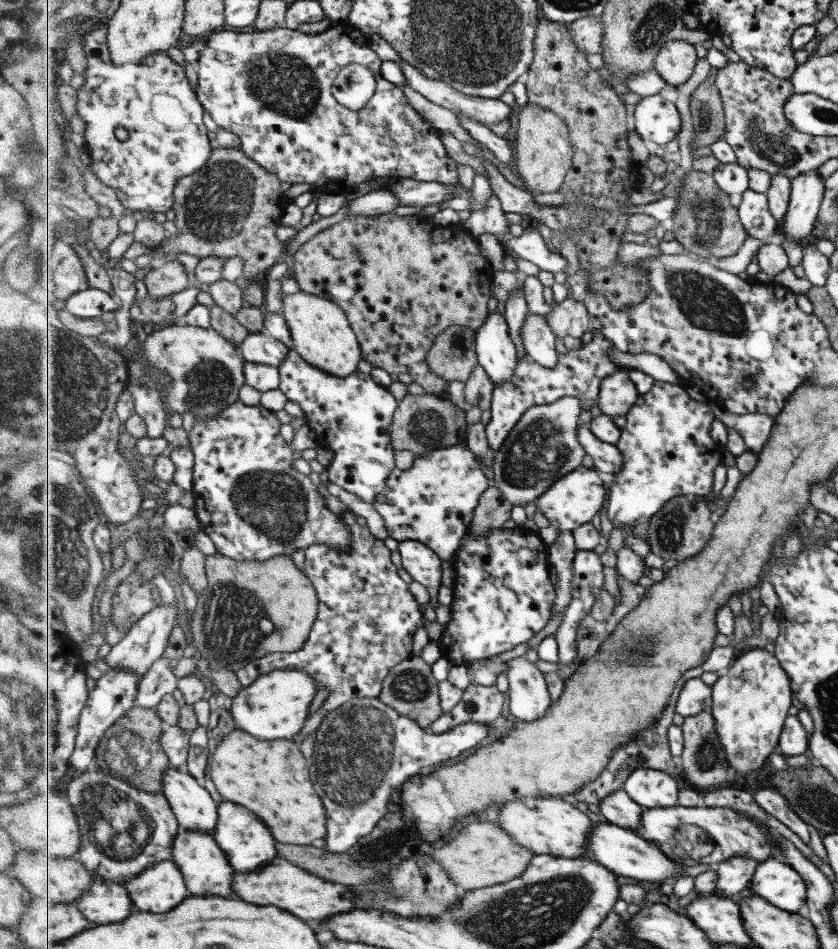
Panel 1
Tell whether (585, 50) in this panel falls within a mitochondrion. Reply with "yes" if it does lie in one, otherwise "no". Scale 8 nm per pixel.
no

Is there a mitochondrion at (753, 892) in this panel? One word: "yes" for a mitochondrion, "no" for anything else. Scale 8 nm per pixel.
no

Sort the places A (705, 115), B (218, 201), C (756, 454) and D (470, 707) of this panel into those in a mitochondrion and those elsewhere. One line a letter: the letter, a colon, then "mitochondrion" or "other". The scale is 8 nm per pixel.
A: mitochondrion
B: mitochondrion
C: other
D: other

